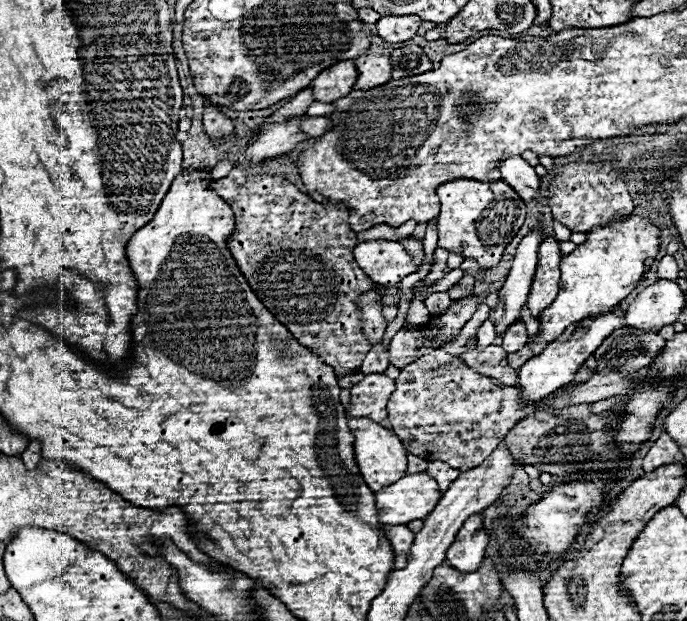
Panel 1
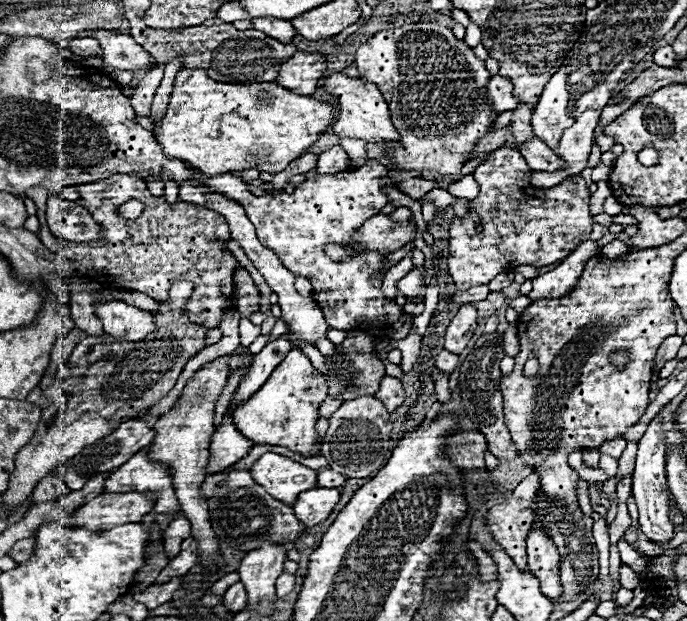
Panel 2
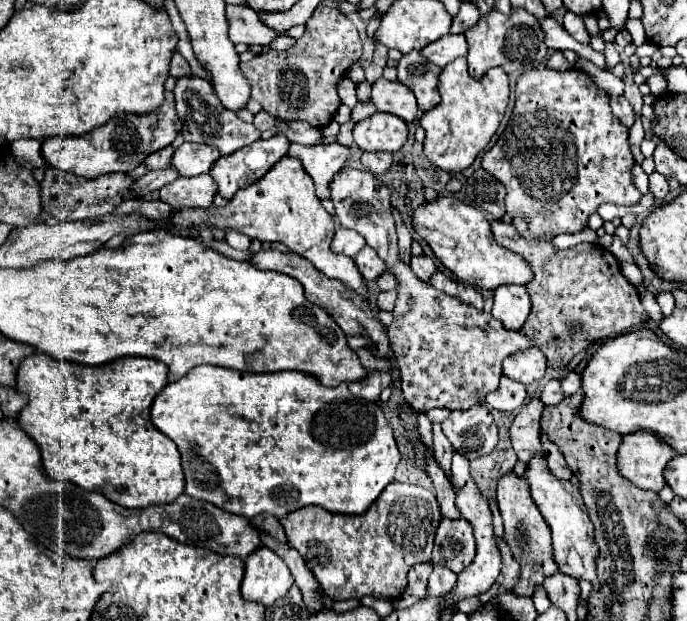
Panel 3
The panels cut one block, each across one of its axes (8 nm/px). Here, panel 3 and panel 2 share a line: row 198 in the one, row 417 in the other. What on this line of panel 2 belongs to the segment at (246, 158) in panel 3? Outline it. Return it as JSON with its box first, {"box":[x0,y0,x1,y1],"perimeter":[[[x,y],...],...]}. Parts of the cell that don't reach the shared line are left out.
{"box":[206,412,254,476],"perimeter":[[[230,412],[226,414],[226,420],[220,428],[216,428],[212,442],[210,442],[210,460],[206,466],[206,476],[216,474],[232,464],[236,464],[240,458],[248,454],[248,450],[254,446],[252,440],[242,438],[242,434],[232,424]]]}

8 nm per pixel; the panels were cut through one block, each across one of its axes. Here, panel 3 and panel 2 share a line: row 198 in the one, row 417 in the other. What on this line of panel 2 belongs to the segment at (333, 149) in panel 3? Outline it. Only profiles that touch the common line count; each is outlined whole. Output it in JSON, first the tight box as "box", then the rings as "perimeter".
{"box":[320,396,342,418],"perimeter":[[[328,396],[322,406],[320,406],[320,418],[330,418],[330,414],[334,410],[338,410],[338,406],[342,404],[342,398],[334,398],[334,396]]]}

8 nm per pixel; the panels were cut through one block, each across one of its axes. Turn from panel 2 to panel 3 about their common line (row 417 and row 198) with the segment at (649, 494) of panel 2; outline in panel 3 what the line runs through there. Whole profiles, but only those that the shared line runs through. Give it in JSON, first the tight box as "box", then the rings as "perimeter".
{"box":[650,172,670,200],"perimeter":[[[652,172],[650,174],[650,192],[656,196],[656,200],[664,198],[668,192],[670,192],[670,186],[668,186],[668,180],[658,174],[658,172]]]}

